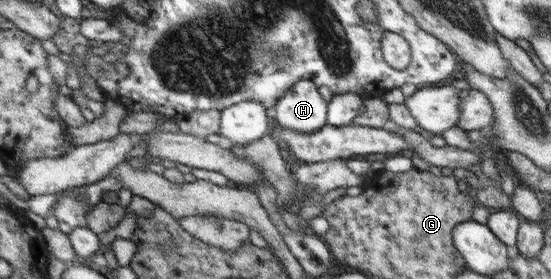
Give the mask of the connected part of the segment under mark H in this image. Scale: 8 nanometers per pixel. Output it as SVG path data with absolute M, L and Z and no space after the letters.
M301 79L288 89L274 113L276 125L298 133L314 133L327 124L326 101L309 79Z

